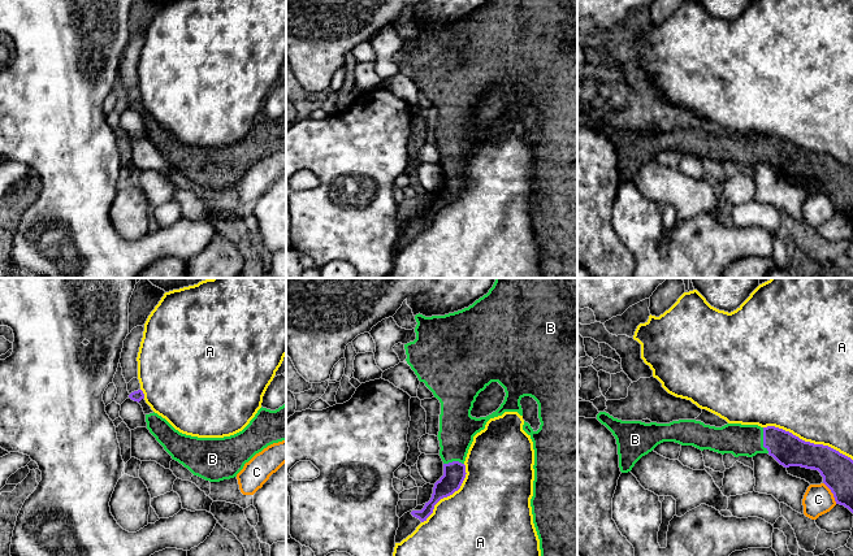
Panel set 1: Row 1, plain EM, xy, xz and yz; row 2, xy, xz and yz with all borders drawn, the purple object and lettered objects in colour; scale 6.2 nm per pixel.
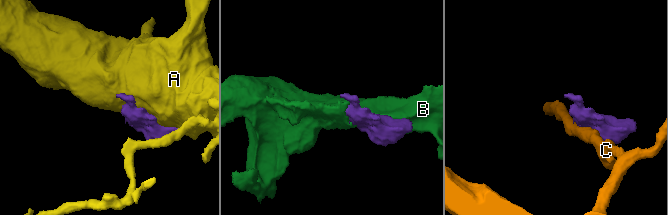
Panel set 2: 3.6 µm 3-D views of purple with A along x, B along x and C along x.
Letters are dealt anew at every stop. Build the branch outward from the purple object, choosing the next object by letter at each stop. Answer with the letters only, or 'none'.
B

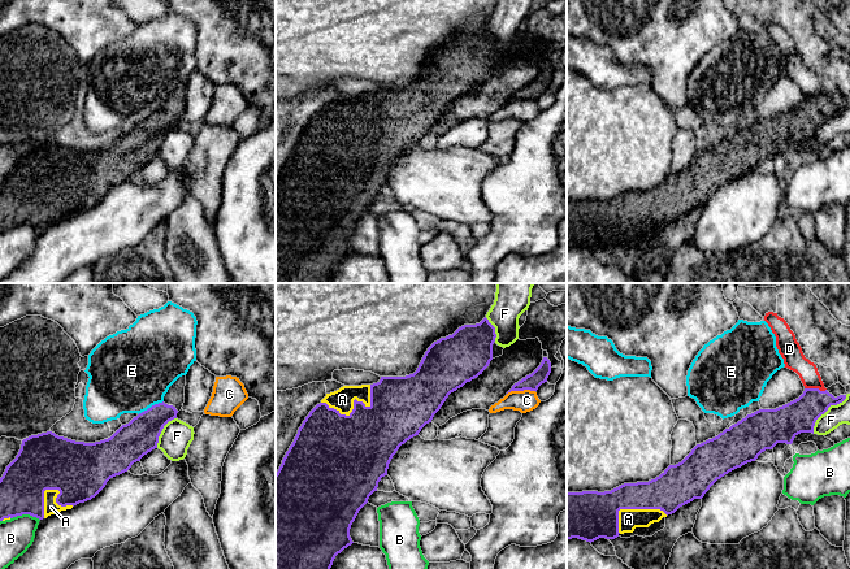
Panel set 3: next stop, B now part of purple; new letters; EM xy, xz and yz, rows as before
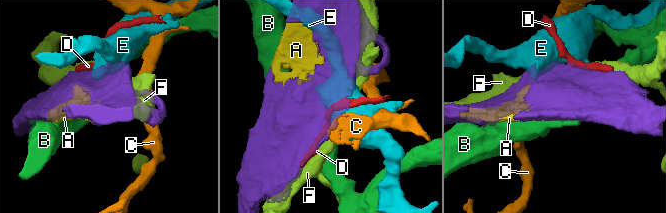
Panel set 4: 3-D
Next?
A

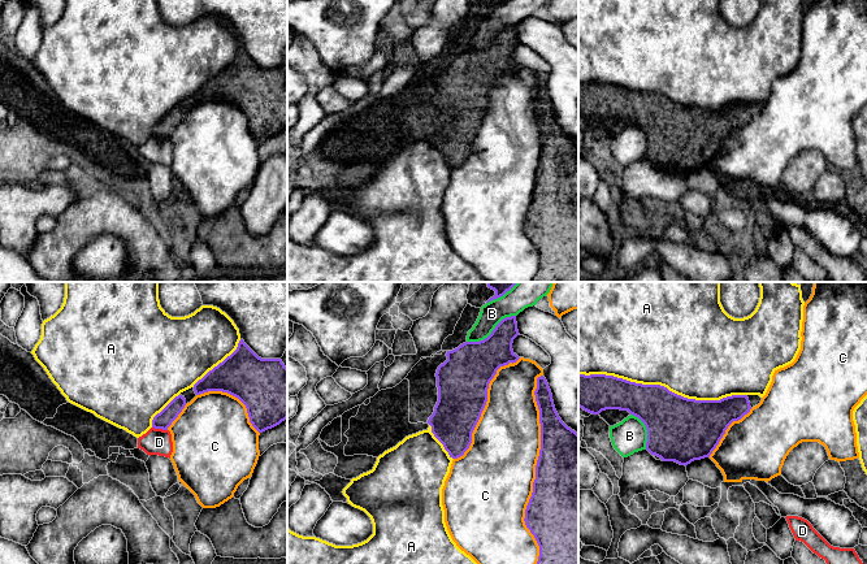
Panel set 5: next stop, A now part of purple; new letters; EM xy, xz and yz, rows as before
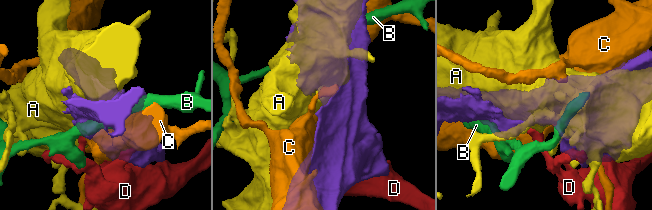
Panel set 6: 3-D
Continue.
none

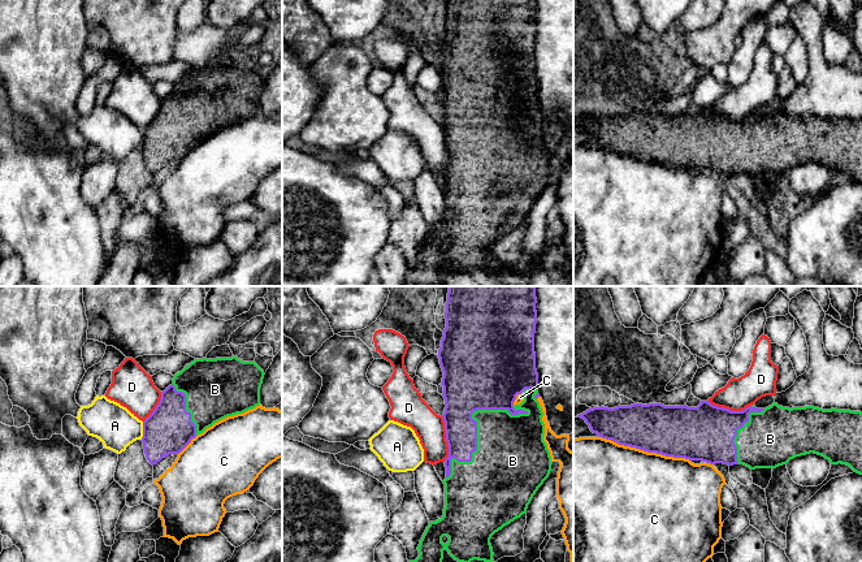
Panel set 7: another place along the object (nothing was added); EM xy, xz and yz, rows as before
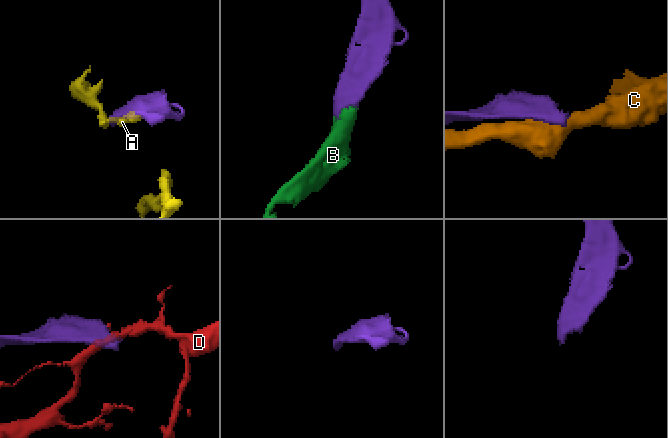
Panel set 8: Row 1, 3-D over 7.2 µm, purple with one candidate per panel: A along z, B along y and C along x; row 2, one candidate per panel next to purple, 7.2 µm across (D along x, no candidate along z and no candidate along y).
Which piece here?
B

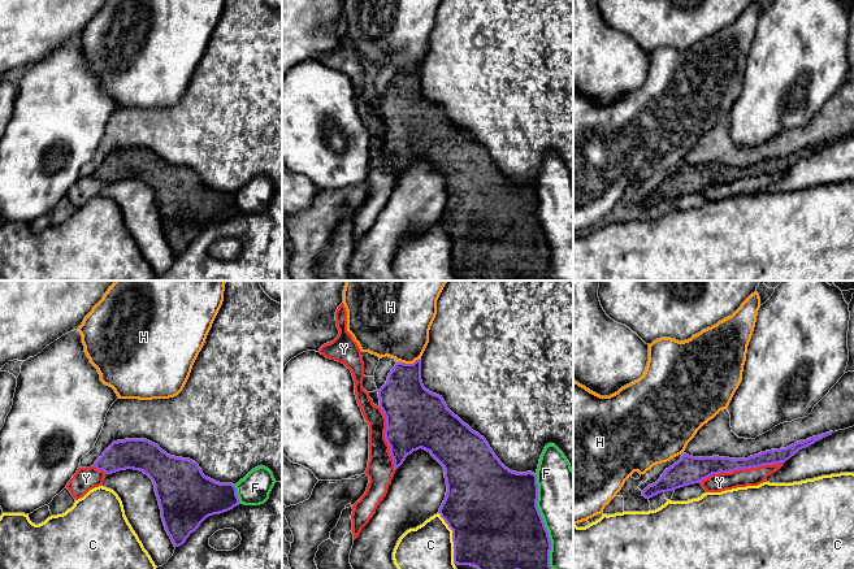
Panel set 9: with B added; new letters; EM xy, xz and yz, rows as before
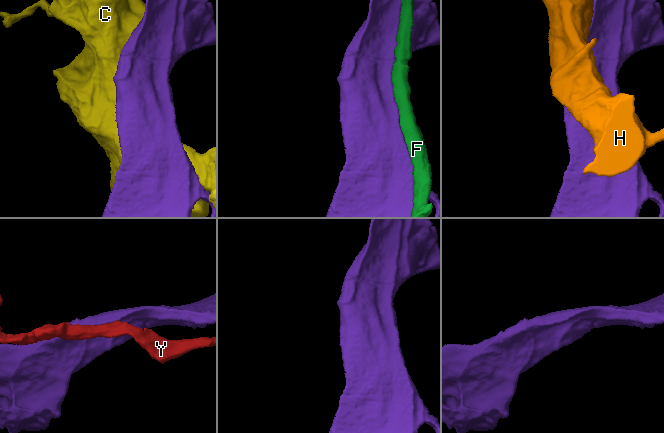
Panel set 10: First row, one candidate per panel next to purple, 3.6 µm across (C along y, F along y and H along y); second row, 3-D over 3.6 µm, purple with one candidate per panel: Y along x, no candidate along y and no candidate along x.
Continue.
none

